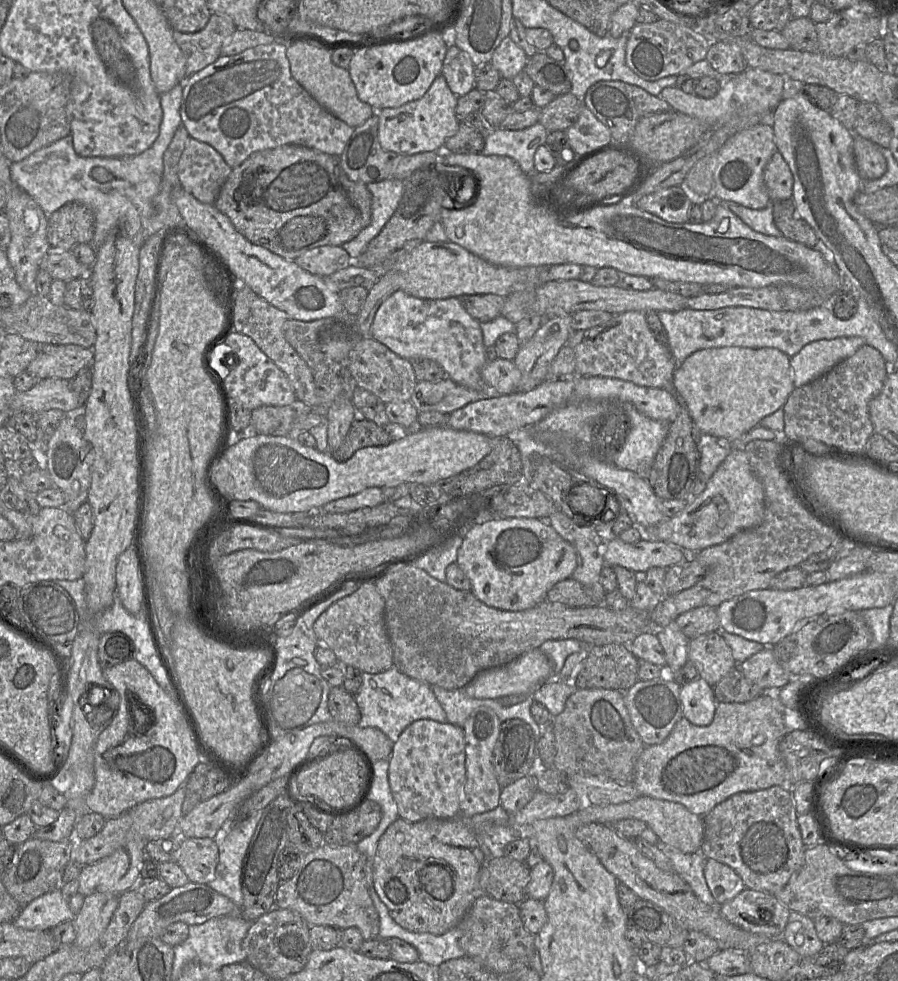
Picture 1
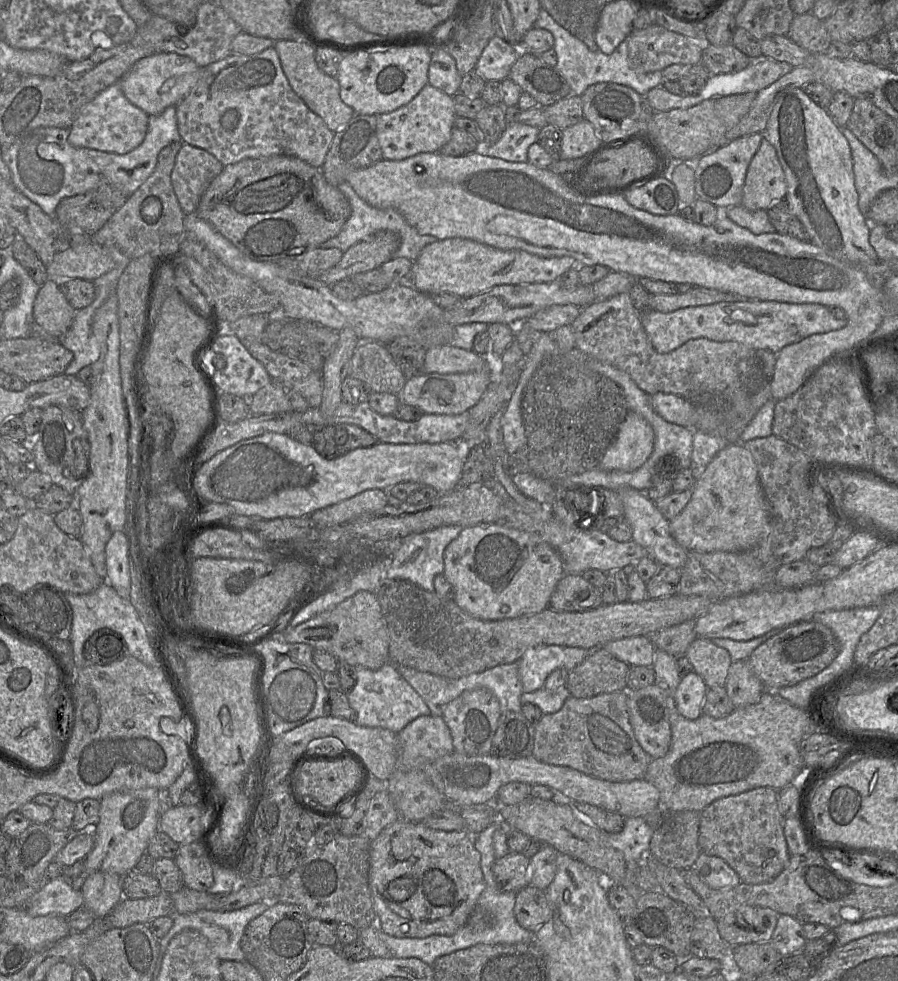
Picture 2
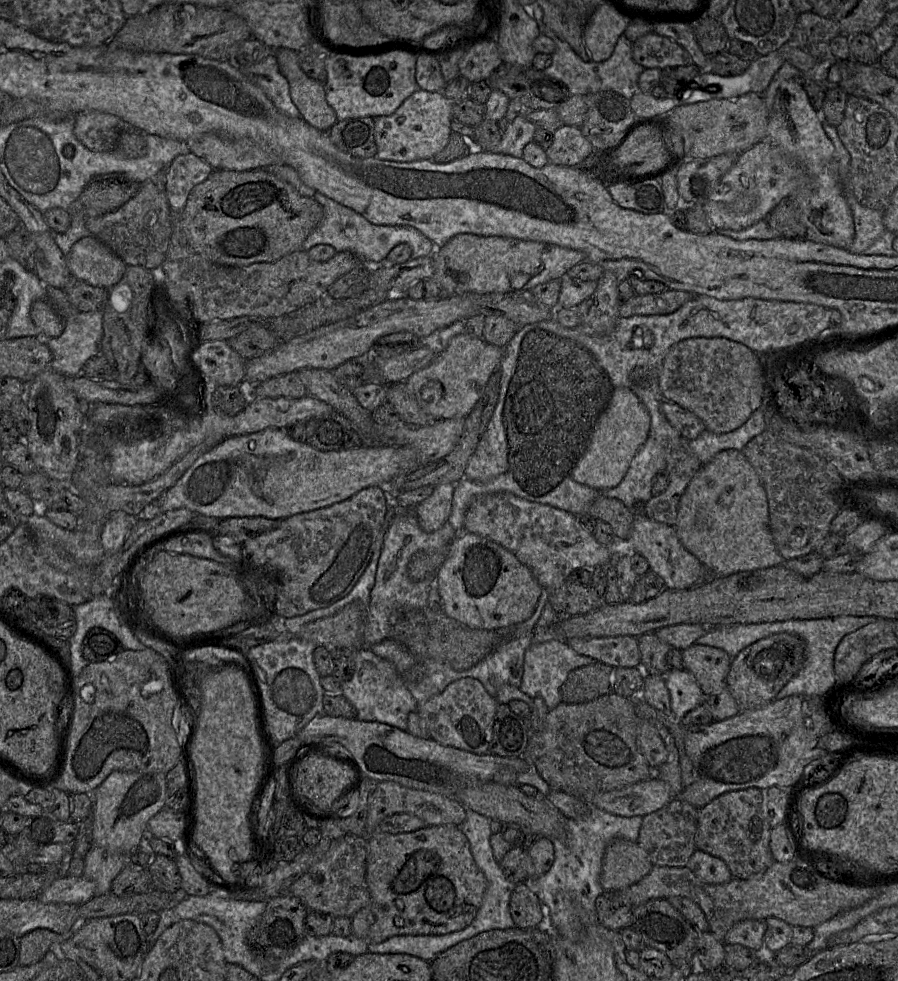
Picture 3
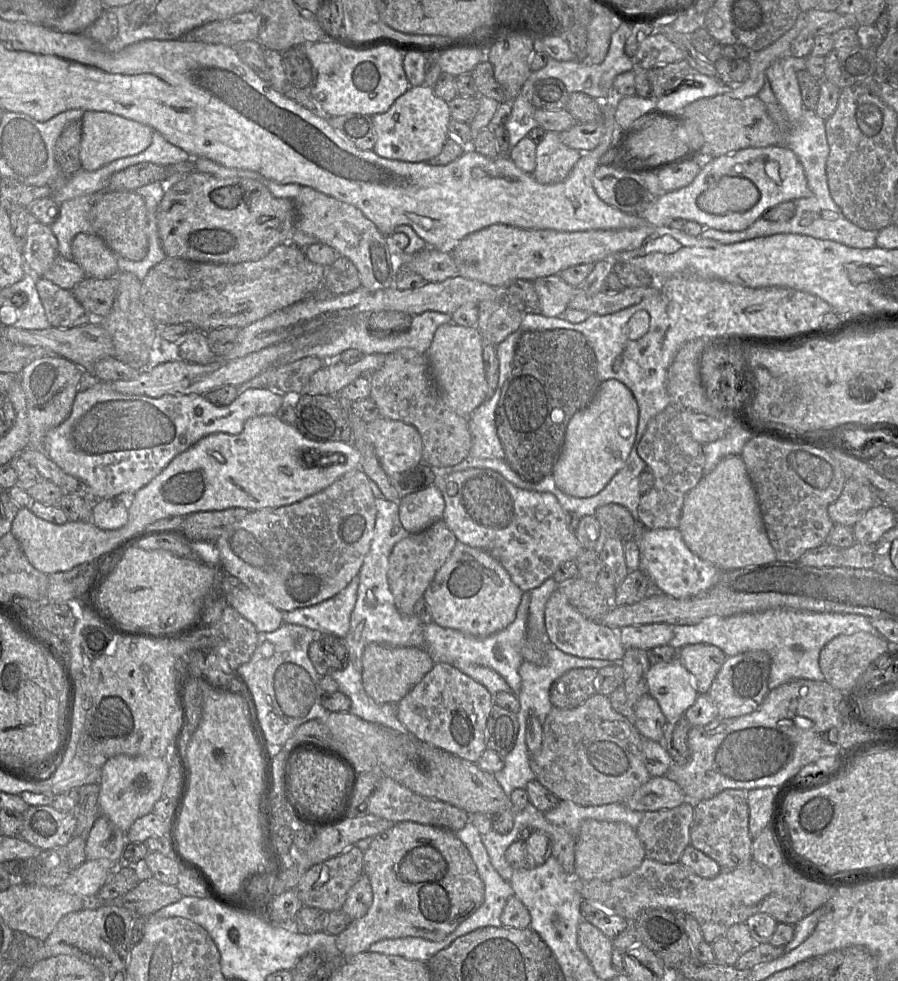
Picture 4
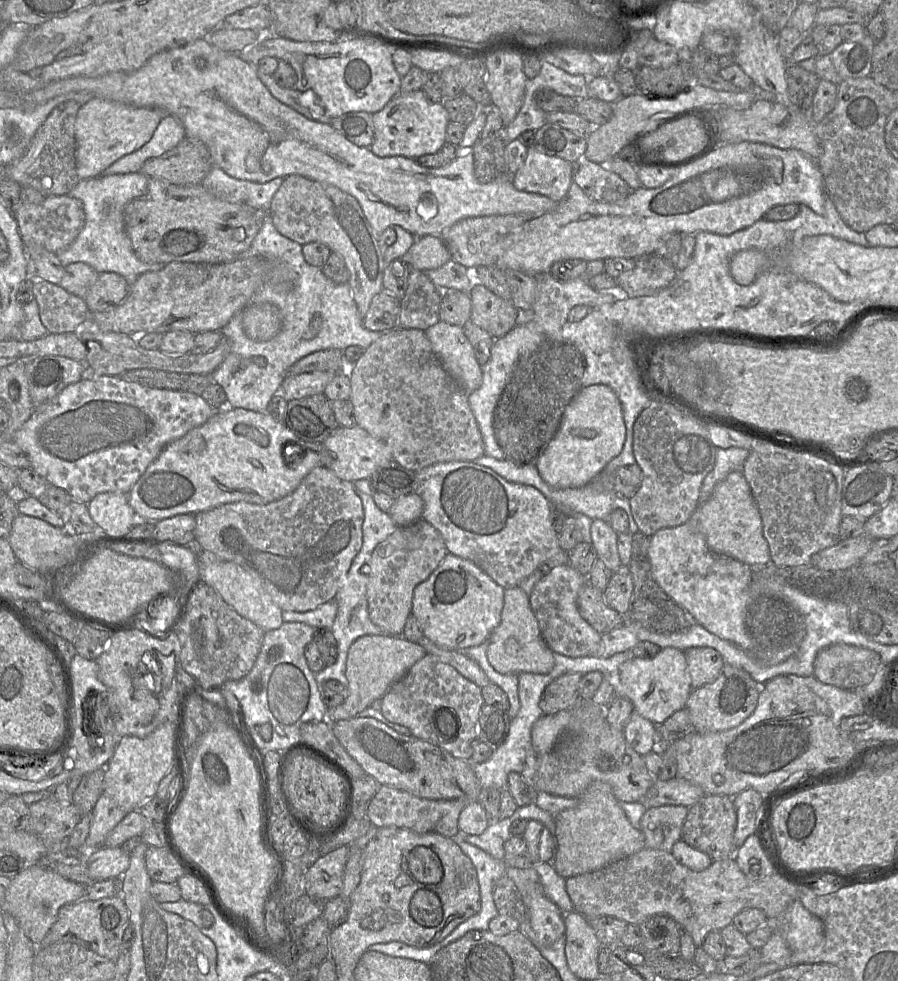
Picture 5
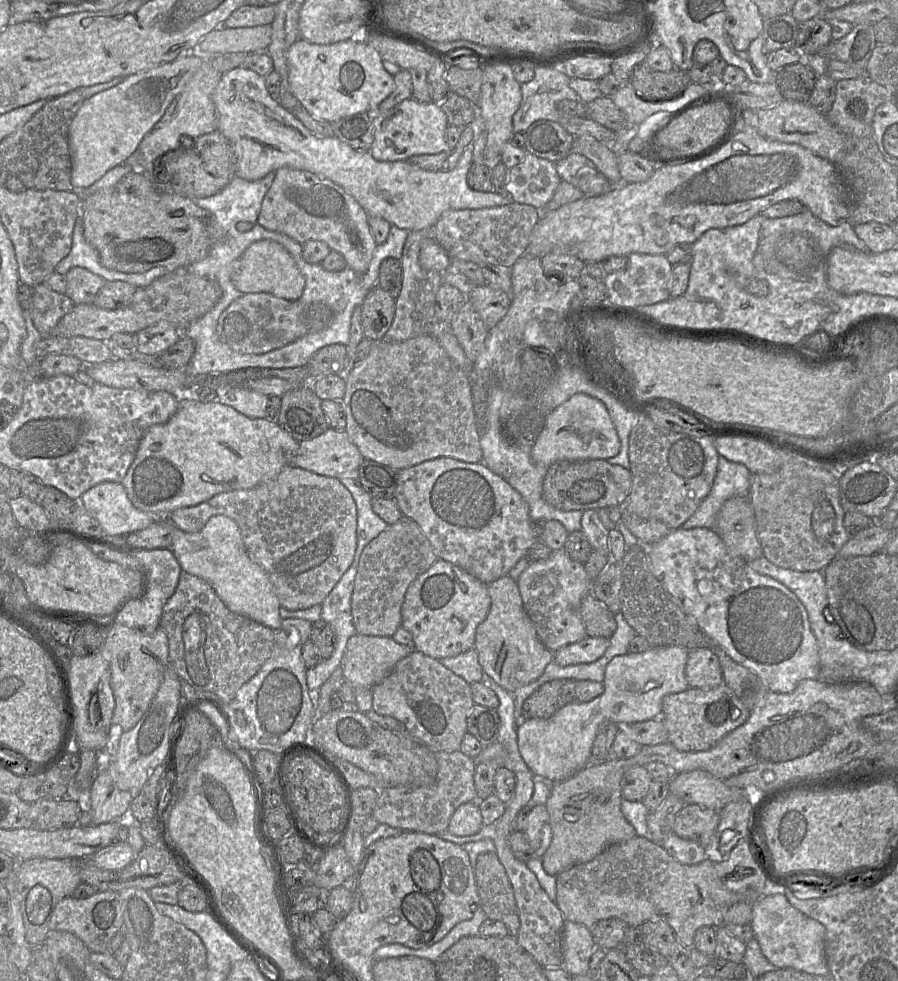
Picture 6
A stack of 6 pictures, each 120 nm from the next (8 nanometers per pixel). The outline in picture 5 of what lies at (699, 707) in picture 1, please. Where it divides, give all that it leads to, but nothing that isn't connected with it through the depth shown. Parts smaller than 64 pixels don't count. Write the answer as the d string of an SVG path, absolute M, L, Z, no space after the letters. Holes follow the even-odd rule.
M671 647L661 648L653 658L631 657L620 665L614 677L614 697L629 699L634 712L655 725L662 724L673 713L685 708L691 691L685 654Z

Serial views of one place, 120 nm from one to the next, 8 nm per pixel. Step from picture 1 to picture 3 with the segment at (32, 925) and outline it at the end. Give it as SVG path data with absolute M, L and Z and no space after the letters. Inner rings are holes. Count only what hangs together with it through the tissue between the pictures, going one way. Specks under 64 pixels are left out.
M61 875L37 898L45 903L65 903L80 906L95 896L96 885L84 876Z

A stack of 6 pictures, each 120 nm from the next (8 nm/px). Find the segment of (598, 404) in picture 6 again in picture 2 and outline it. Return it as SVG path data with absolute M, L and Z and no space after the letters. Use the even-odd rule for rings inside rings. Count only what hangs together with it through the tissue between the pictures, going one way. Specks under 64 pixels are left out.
M629 411L598 468L605 471L634 471L648 459L653 445L652 426L639 414Z

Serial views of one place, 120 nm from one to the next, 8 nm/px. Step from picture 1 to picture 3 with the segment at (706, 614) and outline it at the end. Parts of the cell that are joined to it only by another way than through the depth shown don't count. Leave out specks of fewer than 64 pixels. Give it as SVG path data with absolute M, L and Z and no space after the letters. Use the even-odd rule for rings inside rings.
M648 632L636 638L641 655L640 667L645 675L665 675L670 670L667 654L672 647L660 640L654 632Z

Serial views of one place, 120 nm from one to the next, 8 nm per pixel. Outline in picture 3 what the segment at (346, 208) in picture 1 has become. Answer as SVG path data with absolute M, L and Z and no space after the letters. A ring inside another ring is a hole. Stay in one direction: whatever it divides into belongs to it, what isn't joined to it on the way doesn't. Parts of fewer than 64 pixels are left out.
M263 168L247 171L214 169L207 179L193 187L179 213L181 228L193 250L216 264L226 266L275 262L302 249L304 240L322 218L322 206L314 198L301 195L291 184Z

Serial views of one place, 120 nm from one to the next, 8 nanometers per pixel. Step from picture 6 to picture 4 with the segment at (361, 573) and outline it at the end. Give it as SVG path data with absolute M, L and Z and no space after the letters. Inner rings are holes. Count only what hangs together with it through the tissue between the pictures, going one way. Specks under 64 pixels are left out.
M441 520L421 533L410 534L394 546L389 558L388 582L395 605L401 614L414 614L415 604L423 597L457 543L455 534Z

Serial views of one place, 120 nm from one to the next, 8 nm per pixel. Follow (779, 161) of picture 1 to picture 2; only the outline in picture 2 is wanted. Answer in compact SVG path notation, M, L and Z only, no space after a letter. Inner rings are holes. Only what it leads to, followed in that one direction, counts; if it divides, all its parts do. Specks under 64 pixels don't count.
M764 138L748 166L740 206L750 211L767 210L775 202L786 199L786 193L786 178L776 150Z

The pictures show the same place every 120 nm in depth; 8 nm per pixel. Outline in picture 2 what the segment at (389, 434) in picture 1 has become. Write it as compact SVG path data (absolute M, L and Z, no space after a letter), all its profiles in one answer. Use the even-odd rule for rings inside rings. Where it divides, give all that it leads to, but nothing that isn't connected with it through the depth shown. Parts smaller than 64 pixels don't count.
M344 423L312 428L312 446L324 458L335 459L357 448L373 446L377 439L364 429Z

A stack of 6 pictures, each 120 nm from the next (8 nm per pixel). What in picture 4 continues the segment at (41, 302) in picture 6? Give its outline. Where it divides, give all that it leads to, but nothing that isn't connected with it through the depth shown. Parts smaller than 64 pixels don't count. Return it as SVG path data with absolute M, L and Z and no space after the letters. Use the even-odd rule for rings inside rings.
M43 277L37 278L36 288L51 327L69 329L94 320L70 290Z

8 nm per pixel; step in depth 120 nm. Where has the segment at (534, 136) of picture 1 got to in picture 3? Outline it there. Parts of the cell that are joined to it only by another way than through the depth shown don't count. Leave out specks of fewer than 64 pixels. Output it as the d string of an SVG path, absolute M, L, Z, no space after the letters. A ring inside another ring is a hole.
M525 113L518 115L503 133L502 140L495 152L522 158L523 149L529 142L533 141L536 128L533 123L527 120Z

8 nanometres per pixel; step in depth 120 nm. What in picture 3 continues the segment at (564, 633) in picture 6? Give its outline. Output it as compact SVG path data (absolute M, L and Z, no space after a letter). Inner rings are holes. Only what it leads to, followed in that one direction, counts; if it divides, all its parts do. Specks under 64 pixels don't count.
M634 636L570 638L565 641L580 655L617 667L640 667L641 655Z

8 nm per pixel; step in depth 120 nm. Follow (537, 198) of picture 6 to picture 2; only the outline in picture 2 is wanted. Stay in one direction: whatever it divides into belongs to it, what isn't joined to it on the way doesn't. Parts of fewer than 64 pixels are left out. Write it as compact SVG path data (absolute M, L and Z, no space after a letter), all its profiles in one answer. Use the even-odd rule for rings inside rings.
M586 119L563 129L561 133L561 160L581 159L602 142L596 135L592 124Z

